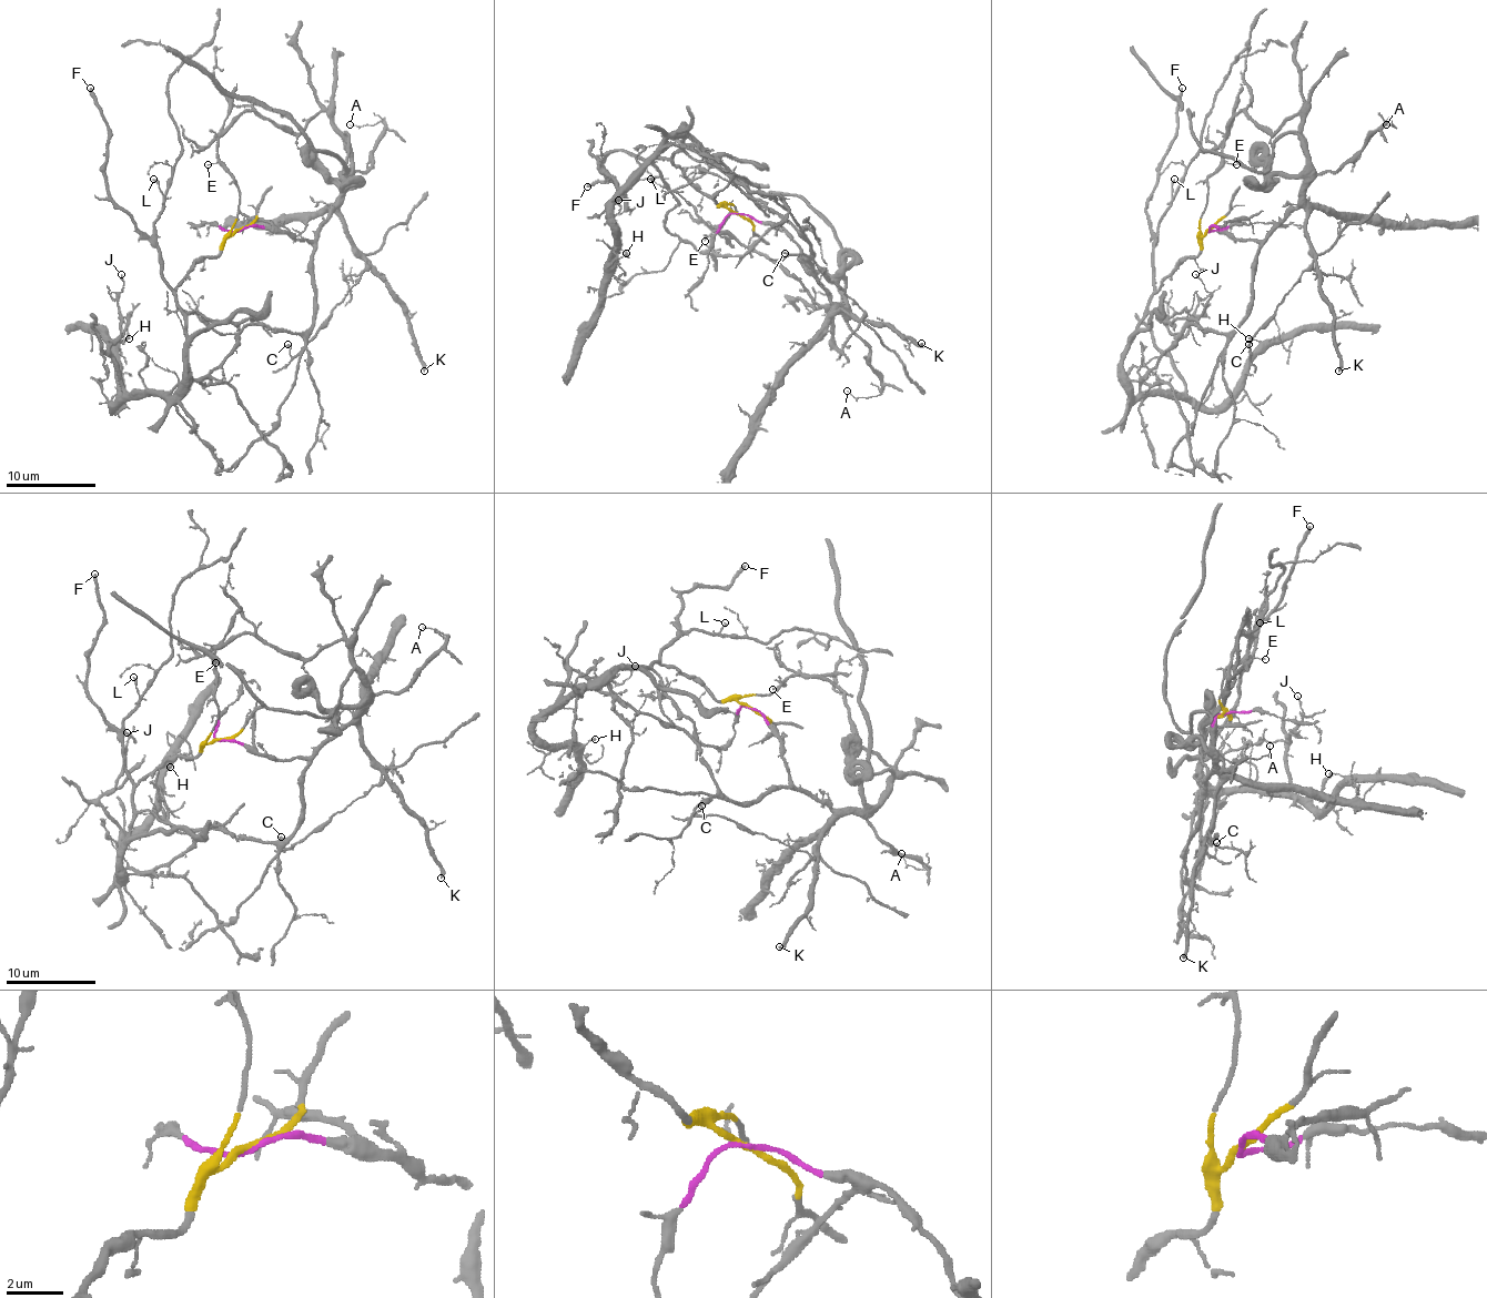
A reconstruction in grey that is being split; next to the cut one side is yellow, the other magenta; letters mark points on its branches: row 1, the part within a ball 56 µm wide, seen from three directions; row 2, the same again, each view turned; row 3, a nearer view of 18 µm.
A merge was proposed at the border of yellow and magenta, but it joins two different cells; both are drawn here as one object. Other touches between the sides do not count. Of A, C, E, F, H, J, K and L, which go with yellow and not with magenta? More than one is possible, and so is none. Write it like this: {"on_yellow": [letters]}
{"on_yellow": ["E", "F", "H", "J", "L"]}

